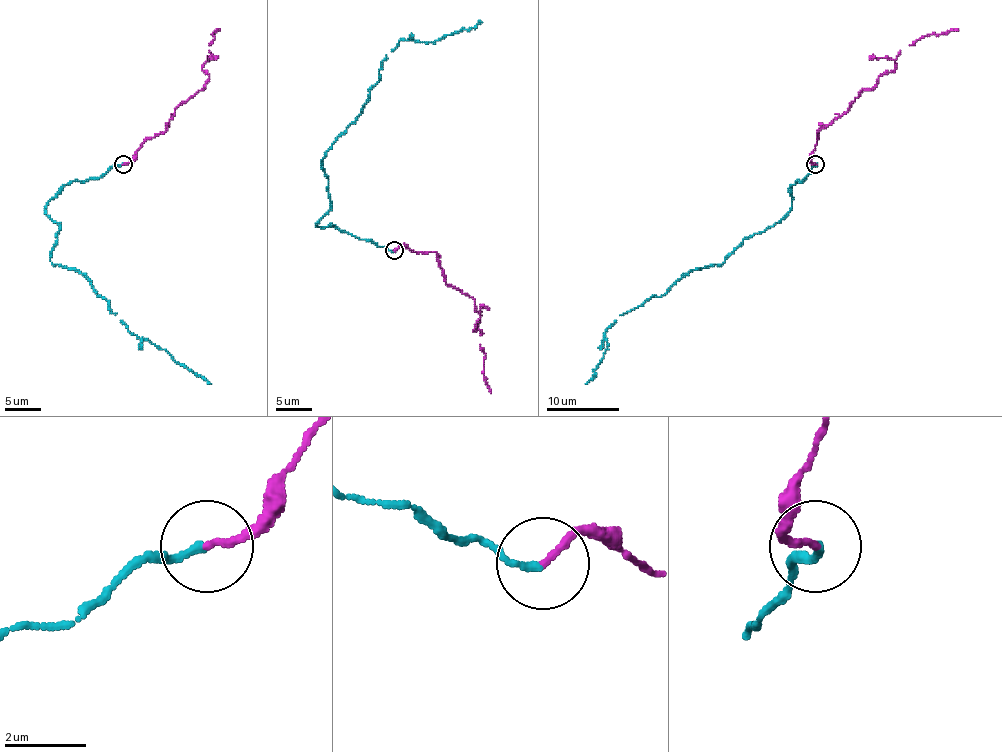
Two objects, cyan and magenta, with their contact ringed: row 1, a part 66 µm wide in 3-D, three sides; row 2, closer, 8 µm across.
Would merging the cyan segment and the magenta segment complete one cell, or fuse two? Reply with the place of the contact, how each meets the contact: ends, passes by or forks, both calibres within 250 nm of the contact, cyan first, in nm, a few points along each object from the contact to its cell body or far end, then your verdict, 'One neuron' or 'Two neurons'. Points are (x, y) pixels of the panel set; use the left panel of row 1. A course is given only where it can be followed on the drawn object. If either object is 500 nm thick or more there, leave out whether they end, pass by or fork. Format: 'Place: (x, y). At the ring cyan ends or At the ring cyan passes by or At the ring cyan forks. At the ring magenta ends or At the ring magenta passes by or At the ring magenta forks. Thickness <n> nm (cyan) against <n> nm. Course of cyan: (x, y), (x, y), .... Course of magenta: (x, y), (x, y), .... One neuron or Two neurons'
Place: (123, 164). At the ring cyan ends. At the ring magenta ends. Thickness 190 nm (cyan) against 160 nm. Course of cyan: (122, 164), (99, 177), (64, 184), (46, 206), (59, 224), (50, 260), (79, 269), (129, 331), (211, 383). Course of magenta: (124, 164), (204, 88), (209, 76), (202, 68), (220, 29). One neuron

